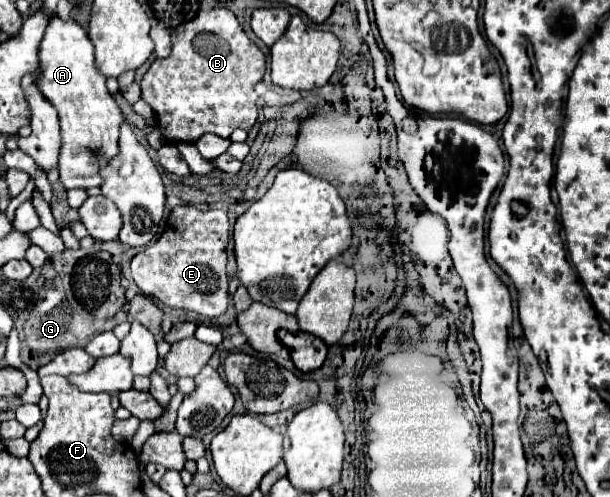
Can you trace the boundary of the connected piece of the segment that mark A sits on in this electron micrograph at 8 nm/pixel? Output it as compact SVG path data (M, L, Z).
M53 16L39 46L39 68L41 78L37 78L37 88L59 112L61 122L63 146L59 160L59 180L63 188L71 190L99 186L101 178L97 174L97 164L91 152L101 150L107 154L107 158L117 154L117 138L123 114L113 96L107 92L105 78L95 68L93 44L85 28L79 26L73 18L61 20L59 16Z

